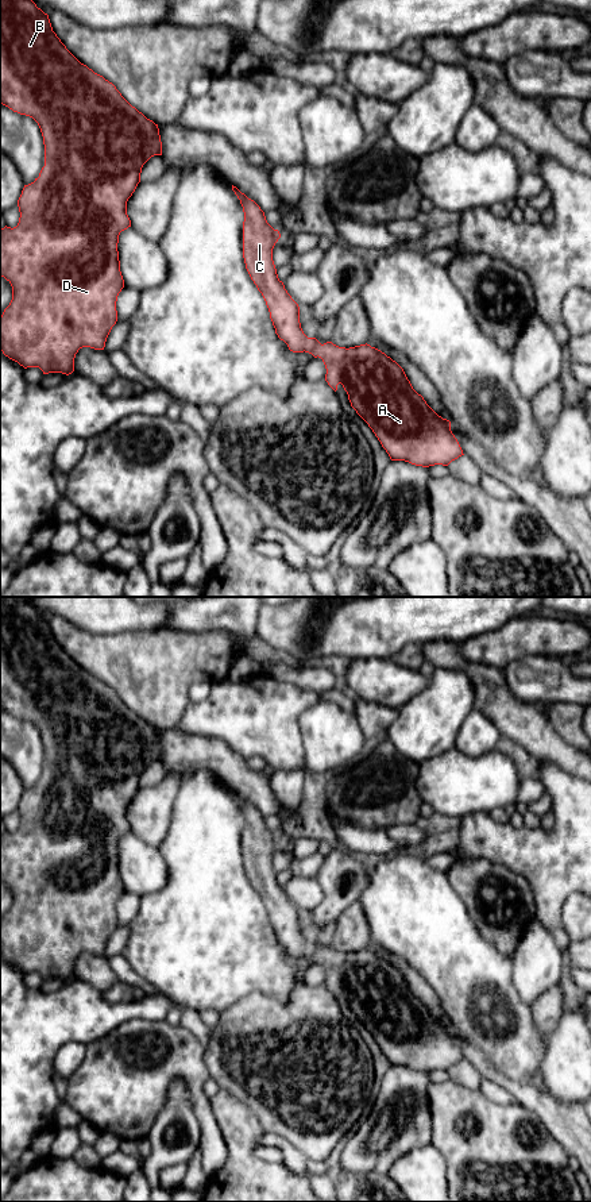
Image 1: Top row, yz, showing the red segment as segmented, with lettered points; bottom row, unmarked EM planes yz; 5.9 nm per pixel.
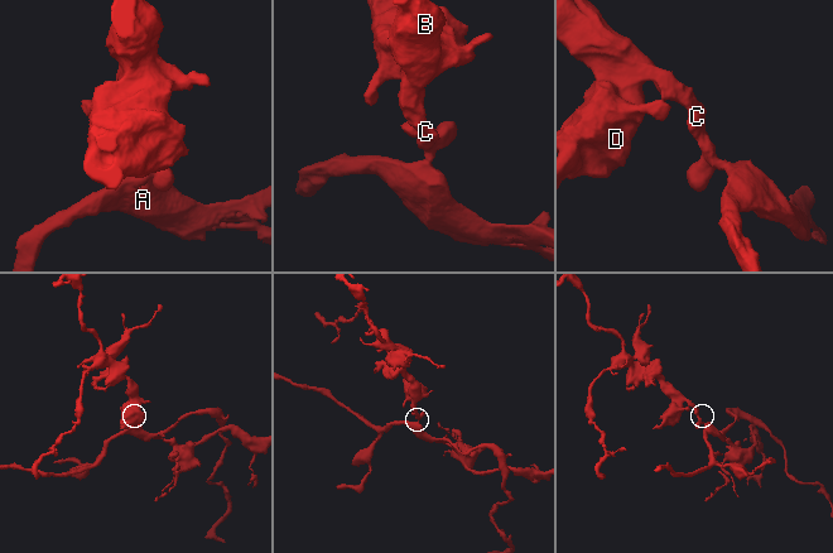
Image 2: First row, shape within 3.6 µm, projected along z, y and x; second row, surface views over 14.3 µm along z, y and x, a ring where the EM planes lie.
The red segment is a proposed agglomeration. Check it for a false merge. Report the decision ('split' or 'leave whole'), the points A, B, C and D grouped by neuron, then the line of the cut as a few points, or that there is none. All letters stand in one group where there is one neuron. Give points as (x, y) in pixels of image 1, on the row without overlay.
leave whole; A B C D; no cut

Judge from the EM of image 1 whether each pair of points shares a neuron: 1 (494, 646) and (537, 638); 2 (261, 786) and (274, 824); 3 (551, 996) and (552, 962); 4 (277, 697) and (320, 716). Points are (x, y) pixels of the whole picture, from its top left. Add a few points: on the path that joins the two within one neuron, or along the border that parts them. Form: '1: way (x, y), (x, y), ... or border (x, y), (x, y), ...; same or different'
1: way (505, 644), (517, 638), (526, 638); same
2: border (278, 813), (265, 817); different
3: border (560, 982), (549, 986), (530, 1004); different
4: border (320, 698), (300, 716), (301, 740); different

